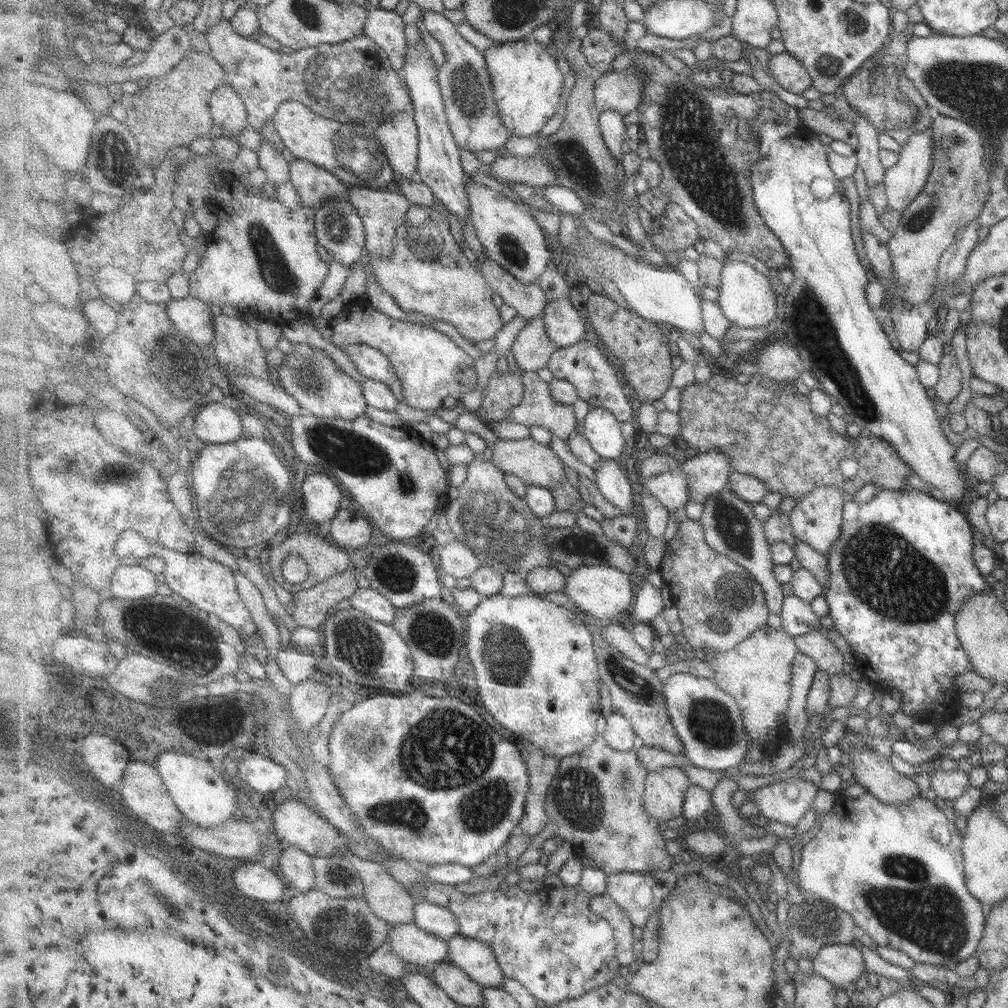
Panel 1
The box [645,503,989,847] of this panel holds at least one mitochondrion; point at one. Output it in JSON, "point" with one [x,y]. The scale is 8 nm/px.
{"point":[881,568]}

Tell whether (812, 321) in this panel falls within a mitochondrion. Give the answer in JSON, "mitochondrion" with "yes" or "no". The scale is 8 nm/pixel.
{"mitochondrion":"yes"}

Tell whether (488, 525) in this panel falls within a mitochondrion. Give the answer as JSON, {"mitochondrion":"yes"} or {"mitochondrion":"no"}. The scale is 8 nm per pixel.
{"mitochondrion":"yes"}

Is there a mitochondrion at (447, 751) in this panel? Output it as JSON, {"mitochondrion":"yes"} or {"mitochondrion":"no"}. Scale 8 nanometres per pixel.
{"mitochondrion":"yes"}

